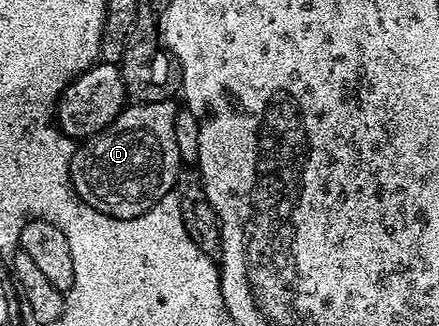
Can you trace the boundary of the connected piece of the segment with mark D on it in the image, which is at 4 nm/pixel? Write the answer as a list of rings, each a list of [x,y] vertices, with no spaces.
[[[175,100],[167,101],[141,101],[129,104],[106,127],[95,137],[87,138],[77,148],[76,154],[72,156],[72,181],[78,181],[76,193],[88,204],[98,211],[102,211],[111,217],[117,217],[123,221],[134,219],[150,207],[156,206],[164,196],[173,192],[176,188],[176,175],[182,168],[178,143],[174,143],[174,119],[178,112]]]

